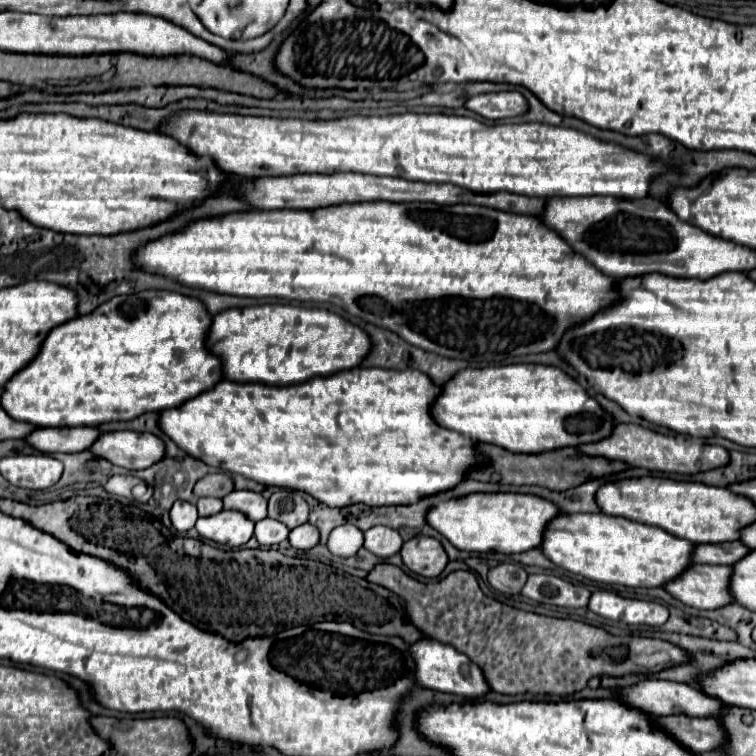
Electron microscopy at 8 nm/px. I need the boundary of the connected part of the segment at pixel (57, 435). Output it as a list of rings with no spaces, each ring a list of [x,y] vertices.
[[[97,426],[87,428],[39,428],[31,436],[27,436],[27,442],[35,446],[39,452],[81,452],[87,450],[97,438],[101,430]]]

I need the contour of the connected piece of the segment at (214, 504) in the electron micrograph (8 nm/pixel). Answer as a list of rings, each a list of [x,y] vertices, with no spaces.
[[[199,498],[195,506],[199,510],[199,516],[213,516],[223,510],[223,502],[219,498]]]

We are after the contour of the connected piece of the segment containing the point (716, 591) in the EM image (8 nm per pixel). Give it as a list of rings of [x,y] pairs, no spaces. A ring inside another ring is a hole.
[[[693,564],[683,576],[667,584],[665,590],[697,610],[717,610],[735,602],[731,592],[727,592],[727,580],[731,580],[731,566]]]

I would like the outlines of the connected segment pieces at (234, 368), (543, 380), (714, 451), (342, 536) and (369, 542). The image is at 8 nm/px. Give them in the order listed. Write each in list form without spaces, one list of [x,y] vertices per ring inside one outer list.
[[[265,304],[249,308],[229,308],[213,316],[211,330],[207,334],[207,348],[223,362],[223,378],[235,382],[263,382],[269,386],[289,386],[307,382],[315,376],[331,376],[343,370],[357,368],[363,356],[371,352],[371,338],[365,330],[339,314],[325,308],[301,308],[289,304]]]
[[[547,364],[467,368],[443,386],[431,412],[443,428],[523,454],[599,442],[611,436],[617,424],[569,374]]]
[[[709,446],[709,460],[707,460],[707,470],[727,466],[729,464],[729,452],[721,446]]]
[[[343,524],[329,534],[327,546],[335,556],[355,556],[363,546],[363,532],[353,524]]]
[[[373,526],[365,532],[365,548],[379,558],[391,558],[403,546],[403,538],[399,532],[387,526]]]

